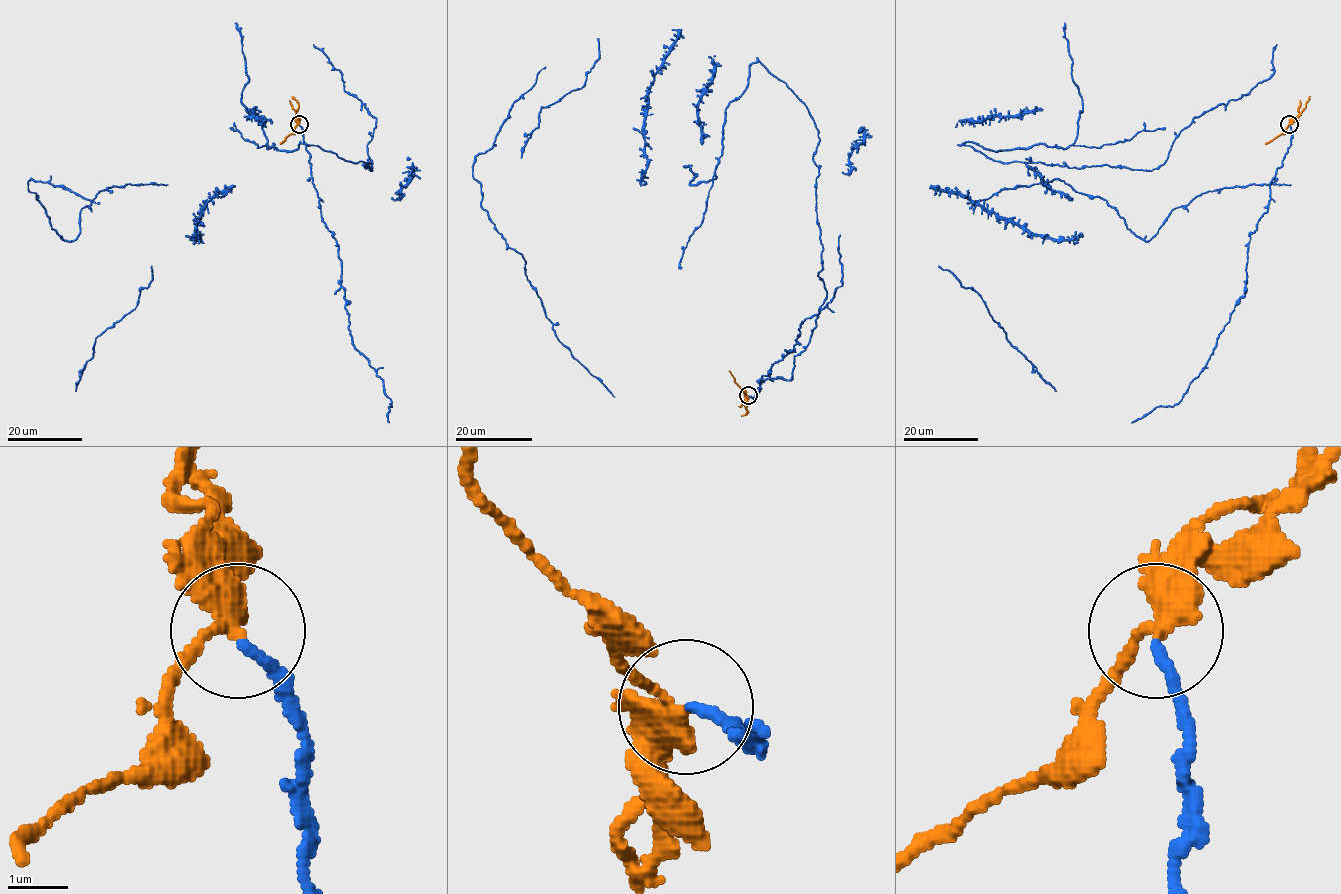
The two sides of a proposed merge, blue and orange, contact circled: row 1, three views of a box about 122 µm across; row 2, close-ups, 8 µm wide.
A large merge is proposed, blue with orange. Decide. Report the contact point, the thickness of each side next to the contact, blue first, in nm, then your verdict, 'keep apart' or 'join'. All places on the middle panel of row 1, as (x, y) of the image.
(748, 395) | 170/320 nm | keep apart

